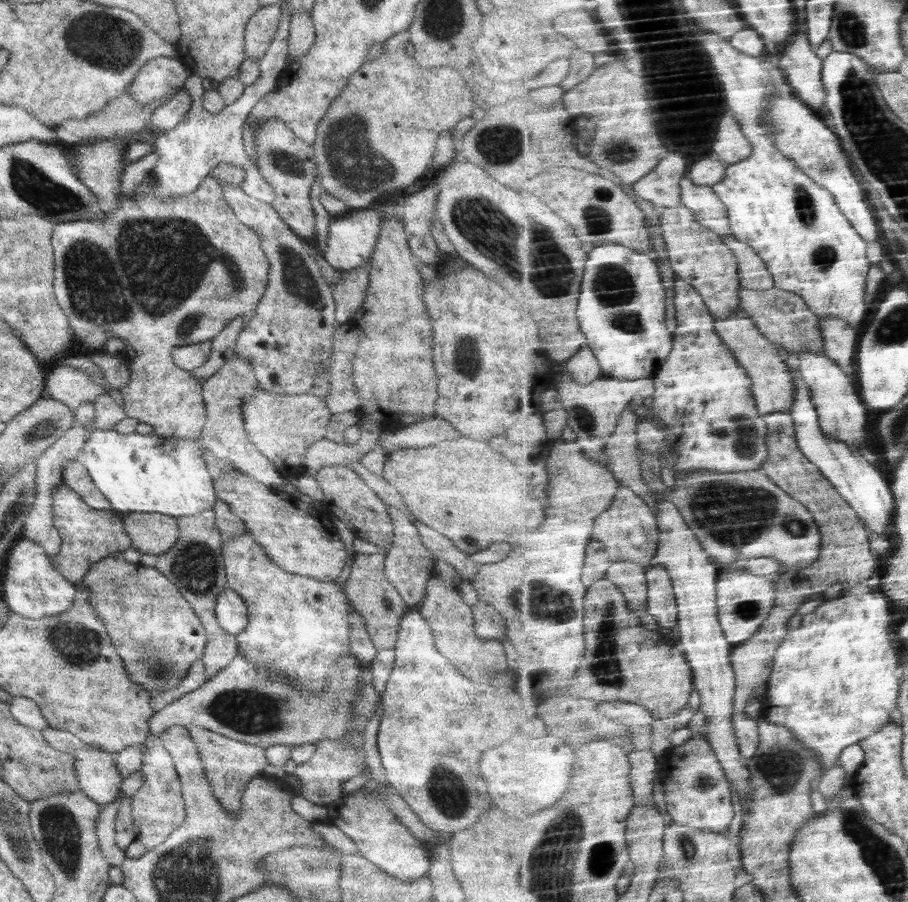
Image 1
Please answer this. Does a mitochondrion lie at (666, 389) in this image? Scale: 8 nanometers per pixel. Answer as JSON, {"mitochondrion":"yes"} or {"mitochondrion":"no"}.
{"mitochondrion":"no"}

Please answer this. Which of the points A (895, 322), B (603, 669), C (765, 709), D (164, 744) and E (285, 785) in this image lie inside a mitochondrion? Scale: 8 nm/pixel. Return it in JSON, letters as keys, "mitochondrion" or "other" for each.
{"A":"mitochondrion","B":"mitochondrion","C":"other","D":"other","E":"other"}

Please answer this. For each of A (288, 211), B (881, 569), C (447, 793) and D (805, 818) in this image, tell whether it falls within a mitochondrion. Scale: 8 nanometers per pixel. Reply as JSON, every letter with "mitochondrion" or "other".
{"A":"other","B":"other","C":"mitochondrion","D":"other"}

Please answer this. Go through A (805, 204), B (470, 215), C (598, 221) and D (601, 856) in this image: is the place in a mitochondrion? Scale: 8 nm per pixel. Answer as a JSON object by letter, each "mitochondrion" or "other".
{"A":"mitochondrion","B":"mitochondrion","C":"mitochondrion","D":"mitochondrion"}

